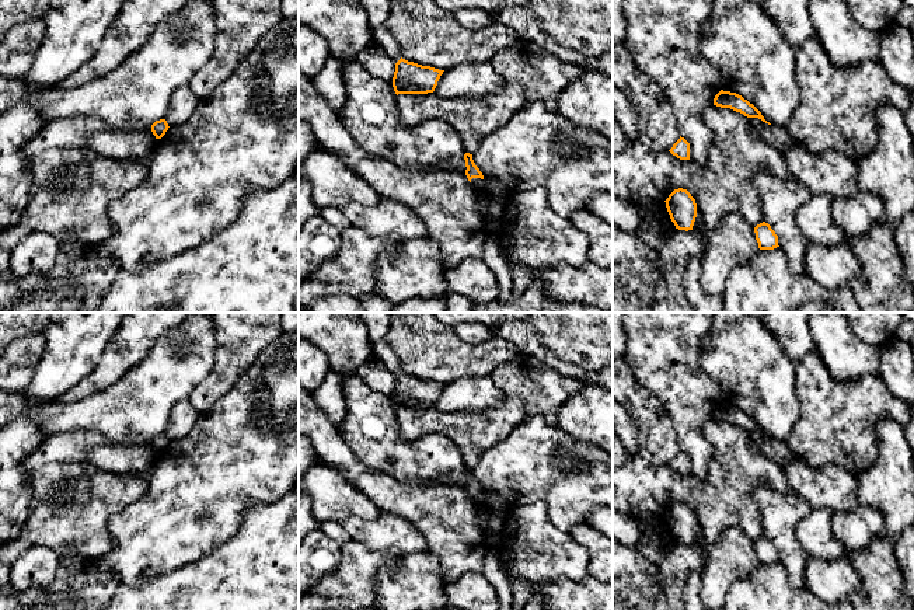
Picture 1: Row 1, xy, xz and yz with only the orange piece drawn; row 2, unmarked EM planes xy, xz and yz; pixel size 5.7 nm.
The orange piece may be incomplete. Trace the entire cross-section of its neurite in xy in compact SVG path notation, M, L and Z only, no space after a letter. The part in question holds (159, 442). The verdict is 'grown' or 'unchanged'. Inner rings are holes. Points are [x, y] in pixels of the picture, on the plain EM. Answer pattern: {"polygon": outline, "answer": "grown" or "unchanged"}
{"polygon": "M165 433L156 435L156 436L151 439L151 446L153 446L153 449L156 450L156 457L154 457L154 460L153 460L147 467L144 467L144 468L140 471L140 474L142 474L143 478L151 480L151 473L153 473L153 468L154 468L154 466L156 466L156 459L157 459L157 456L165 449L165 446L168 445L168 442L170 442L170 440L168 440L168 438L167 438Z", "answer": "grown"}

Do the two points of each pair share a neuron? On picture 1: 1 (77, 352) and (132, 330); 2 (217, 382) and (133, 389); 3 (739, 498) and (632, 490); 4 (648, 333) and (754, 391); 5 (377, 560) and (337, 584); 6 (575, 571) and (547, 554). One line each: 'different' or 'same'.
1: different
2: different
3: same
4: different
5: same
6: same

